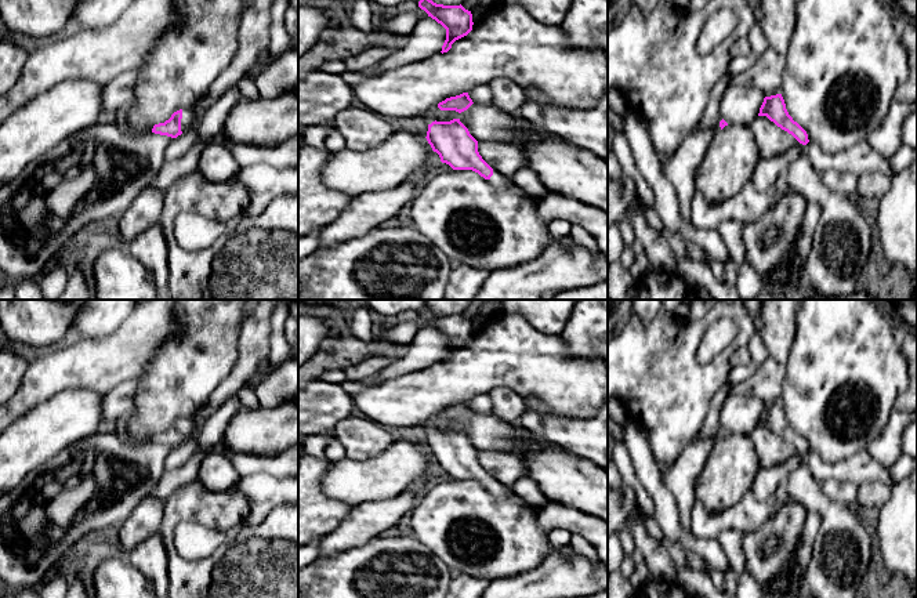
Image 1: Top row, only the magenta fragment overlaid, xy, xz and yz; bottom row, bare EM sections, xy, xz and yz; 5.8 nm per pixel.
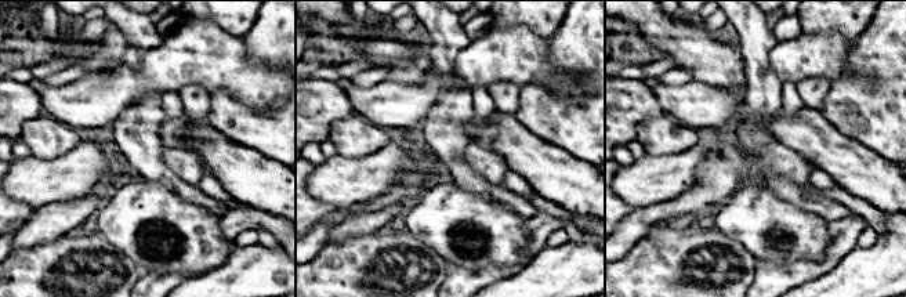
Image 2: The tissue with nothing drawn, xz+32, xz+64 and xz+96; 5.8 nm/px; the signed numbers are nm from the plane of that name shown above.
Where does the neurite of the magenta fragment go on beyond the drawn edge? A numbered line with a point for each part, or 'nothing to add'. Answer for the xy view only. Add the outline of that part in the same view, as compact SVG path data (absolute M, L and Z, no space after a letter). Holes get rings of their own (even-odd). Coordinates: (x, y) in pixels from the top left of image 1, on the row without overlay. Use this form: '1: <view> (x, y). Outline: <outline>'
1: xy (188, 431). Outline: M182 418L181 441L195 439L199 434L199 428L193 424L191 418Z

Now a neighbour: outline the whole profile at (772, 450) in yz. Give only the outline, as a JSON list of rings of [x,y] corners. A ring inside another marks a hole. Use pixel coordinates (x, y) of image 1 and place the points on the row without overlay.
[[[758,425],[751,434],[754,449],[760,457],[761,468],[778,465],[795,453],[800,453],[791,443],[778,436],[766,425]]]

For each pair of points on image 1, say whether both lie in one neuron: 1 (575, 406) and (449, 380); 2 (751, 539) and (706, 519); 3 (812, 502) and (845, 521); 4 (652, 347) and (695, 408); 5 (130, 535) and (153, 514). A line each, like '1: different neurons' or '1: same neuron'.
1: same neuron
2: different neurons
3: same neuron
4: same neuron
5: same neuron

